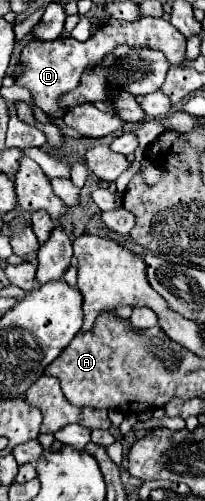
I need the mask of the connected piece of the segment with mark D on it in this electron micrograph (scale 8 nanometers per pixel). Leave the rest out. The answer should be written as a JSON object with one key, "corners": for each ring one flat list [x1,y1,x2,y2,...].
{"corners":[[144,17,144,19,134,21,134,23,110,19,108,27,102,27,94,37,90,37,84,43,70,39,70,37,58,37,56,41,30,41,22,49,20,63,24,65,24,73,16,79,16,83,32,91,36,107,40,107,46,115,64,117,66,109,62,109,58,105,58,97,62,93,78,87,82,71,86,71,88,67,92,67,94,63,104,59,104,55,120,43,126,43,130,47,148,47,148,49,161,51,168,57,168,61,172,65,180,65,184,61,184,55,186,55,186,37,164,19]]}

